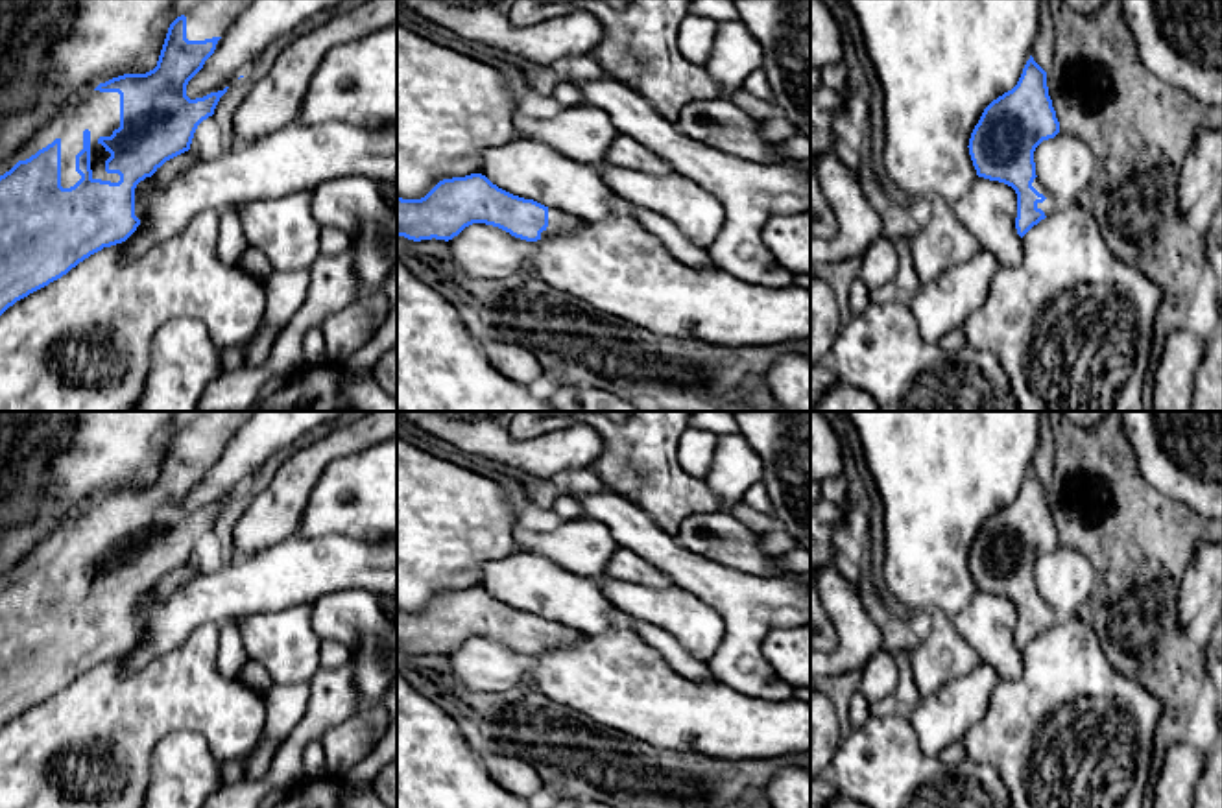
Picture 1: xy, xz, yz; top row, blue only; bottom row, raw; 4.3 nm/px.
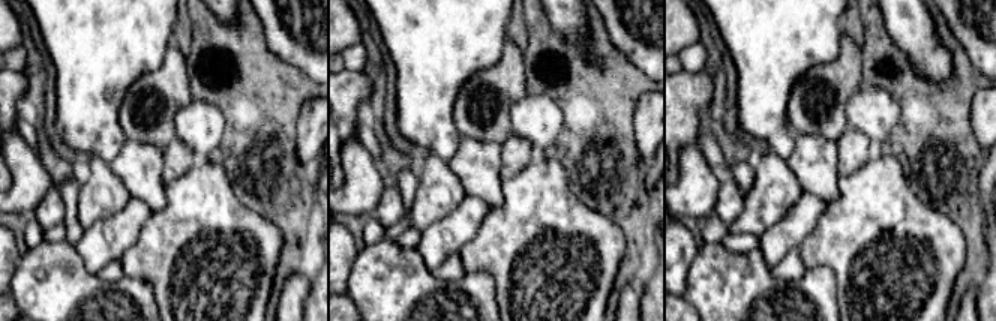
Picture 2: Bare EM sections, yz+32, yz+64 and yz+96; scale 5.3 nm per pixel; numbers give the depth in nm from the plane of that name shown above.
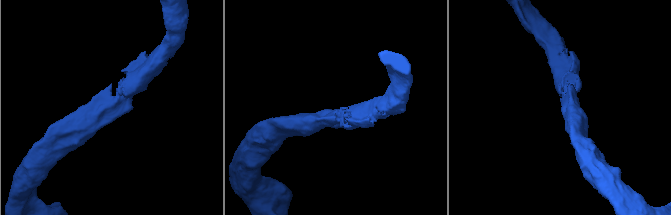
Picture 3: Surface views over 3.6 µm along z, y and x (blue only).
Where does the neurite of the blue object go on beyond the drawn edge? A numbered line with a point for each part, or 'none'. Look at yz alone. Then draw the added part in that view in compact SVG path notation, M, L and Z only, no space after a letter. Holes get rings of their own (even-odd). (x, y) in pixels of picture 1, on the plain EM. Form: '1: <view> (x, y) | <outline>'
1: yz (1047, 618) | M1037 590L1034 592L1032 600L1047 611L1043 616L1037 616L1037 622L1041 622L1045 629L1048 629L1052 622L1056 620L1048 601Z

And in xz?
1: xz (554, 631) | M548 622L548 640L541 646L541 651L552 649L559 642L561 636L576 640L576 642L585 638L583 633L569 631L569 629L559 627L554 622Z

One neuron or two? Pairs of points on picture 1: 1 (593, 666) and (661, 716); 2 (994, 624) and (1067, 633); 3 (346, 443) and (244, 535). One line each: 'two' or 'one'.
1: one
2: two
3: one

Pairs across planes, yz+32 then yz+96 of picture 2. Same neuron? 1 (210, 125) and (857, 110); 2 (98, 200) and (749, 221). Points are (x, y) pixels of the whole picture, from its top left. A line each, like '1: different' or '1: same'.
1: same
2: same

